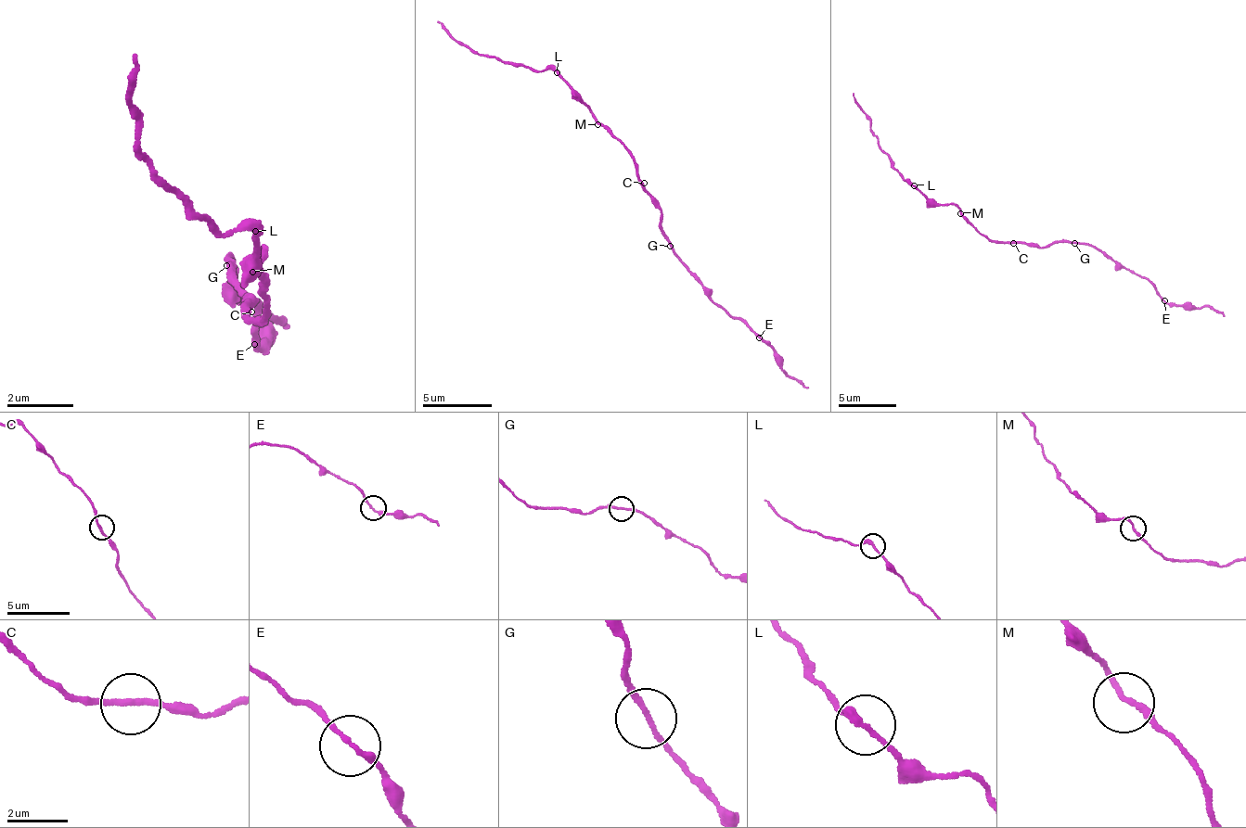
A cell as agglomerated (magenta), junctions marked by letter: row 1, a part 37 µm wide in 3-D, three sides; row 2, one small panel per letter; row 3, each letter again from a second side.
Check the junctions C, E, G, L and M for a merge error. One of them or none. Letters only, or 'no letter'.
no letter

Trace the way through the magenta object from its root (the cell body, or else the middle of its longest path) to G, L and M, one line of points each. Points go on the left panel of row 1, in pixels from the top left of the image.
G: (244, 313), (241, 296), (250, 294), (229, 283), (233, 272), (226, 265)
L: (244, 313), (262, 327), (266, 322), (268, 301), (259, 280), (269, 248), (260, 267), (252, 233)
M: (244, 313), (249, 315), (245, 319), (262, 327), (266, 322), (263, 307), (268, 301), (252, 272)

